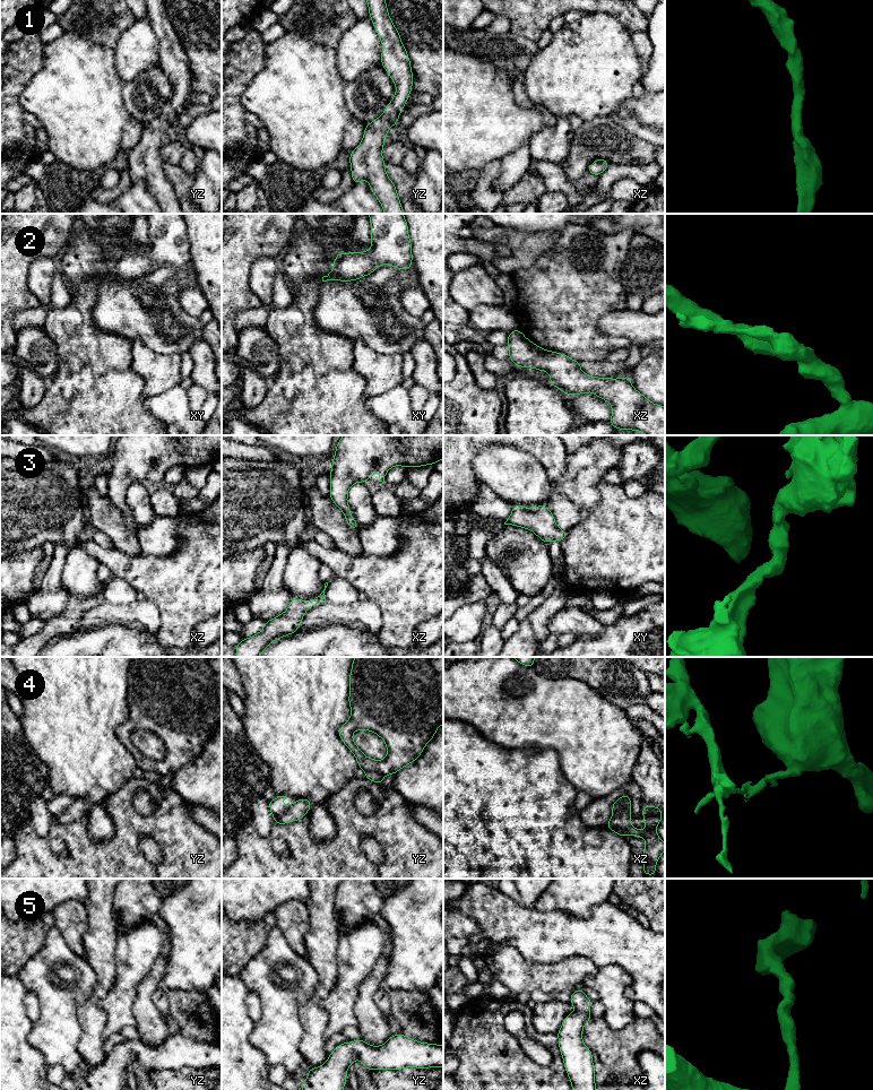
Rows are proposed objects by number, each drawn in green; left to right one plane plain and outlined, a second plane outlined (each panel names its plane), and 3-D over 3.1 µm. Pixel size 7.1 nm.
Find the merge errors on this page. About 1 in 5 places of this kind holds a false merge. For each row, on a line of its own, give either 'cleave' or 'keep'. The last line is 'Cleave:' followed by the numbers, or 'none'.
1: keep
2: keep
3: keep
4: cleave
5: keep
Cleave: 4

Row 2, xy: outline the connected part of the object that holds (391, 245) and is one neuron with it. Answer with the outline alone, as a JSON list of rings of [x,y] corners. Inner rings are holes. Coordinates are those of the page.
[[[369,214],[369,218],[371,223],[371,248],[364,252],[336,254],[332,269],[329,275],[322,277],[322,282],[357,280],[372,274],[379,266],[382,265],[394,266],[398,270],[412,268],[412,242],[408,234],[408,224],[404,217],[404,214]]]

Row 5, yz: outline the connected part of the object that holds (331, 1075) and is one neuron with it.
[[[403,1033],[390,1036],[381,1046],[369,1045],[361,1038],[343,1043],[325,1064],[308,1070],[301,1090],[344,1090],[347,1069],[356,1058],[369,1071],[443,1067],[443,1045],[420,1043]]]

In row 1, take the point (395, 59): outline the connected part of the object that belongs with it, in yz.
[[[366,0],[369,15],[381,40],[381,64],[392,79],[396,93],[384,112],[365,126],[363,139],[349,154],[353,183],[366,180],[384,214],[405,214],[394,182],[386,173],[382,149],[389,129],[397,124],[413,88],[408,53],[395,27],[386,0]]]

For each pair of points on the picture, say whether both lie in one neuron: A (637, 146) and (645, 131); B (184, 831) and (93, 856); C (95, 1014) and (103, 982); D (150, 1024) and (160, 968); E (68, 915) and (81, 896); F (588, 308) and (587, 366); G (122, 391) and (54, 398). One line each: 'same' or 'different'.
A: different
B: same
C: same
D: same
E: different
F: different
G: same

